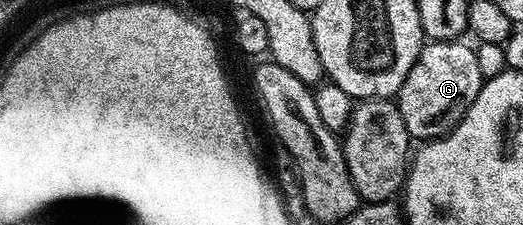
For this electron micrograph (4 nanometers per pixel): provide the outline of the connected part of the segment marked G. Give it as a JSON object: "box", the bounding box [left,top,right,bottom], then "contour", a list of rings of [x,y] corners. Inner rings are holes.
{"box":[396,39,483,141],"contour":[[[452,39],[427,42],[396,96],[407,133],[415,140],[422,139],[421,141],[447,135],[464,118],[466,110],[474,104],[483,82],[473,46],[469,47],[466,41]]]}

